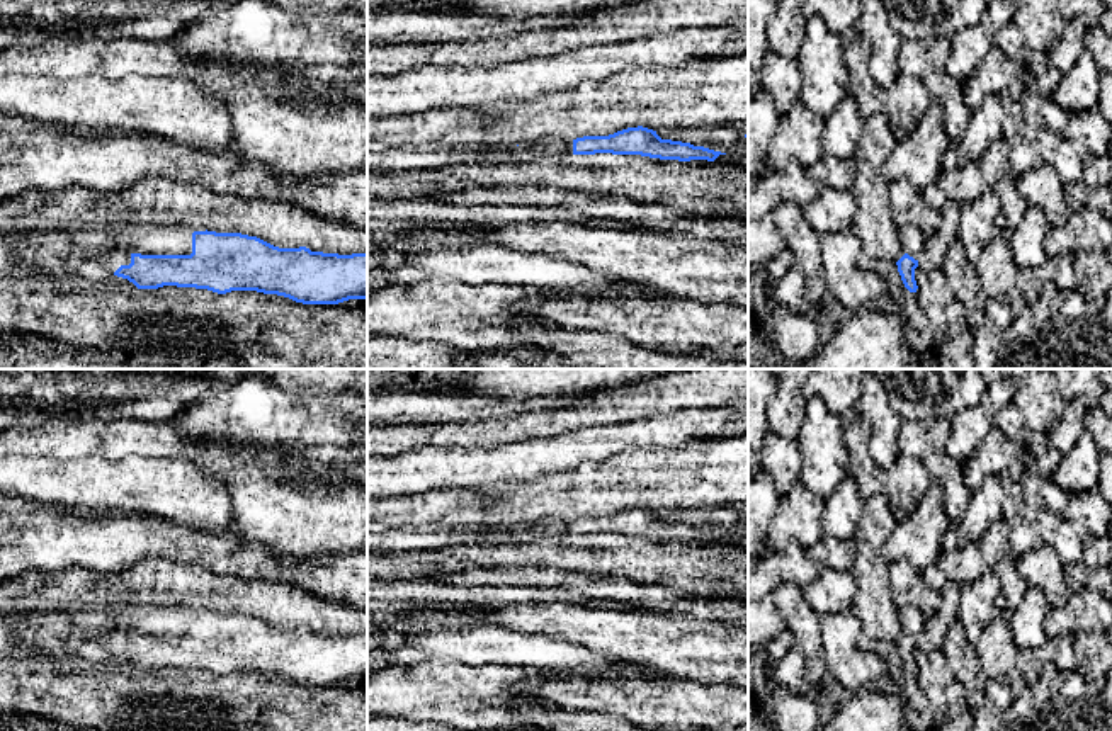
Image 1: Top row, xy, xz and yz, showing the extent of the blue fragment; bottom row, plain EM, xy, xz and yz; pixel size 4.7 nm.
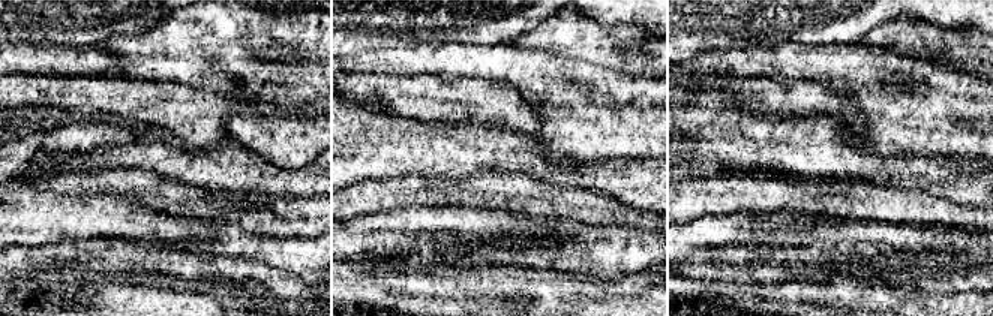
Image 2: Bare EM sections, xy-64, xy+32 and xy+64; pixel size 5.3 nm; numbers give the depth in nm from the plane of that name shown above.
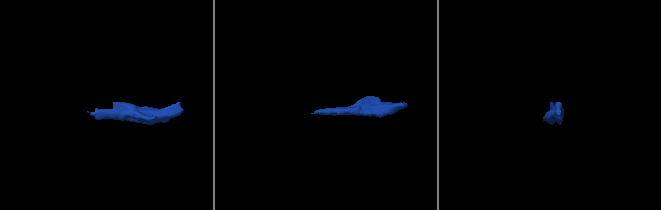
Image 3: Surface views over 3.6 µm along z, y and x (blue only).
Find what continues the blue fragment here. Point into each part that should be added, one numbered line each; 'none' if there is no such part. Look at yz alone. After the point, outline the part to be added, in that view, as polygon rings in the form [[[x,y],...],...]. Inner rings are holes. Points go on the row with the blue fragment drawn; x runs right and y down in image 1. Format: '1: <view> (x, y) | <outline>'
1: yz (912, 238) | [[[905,226],[899,230],[899,241],[903,255],[908,253],[915,260],[923,257],[925,235],[915,226]]]

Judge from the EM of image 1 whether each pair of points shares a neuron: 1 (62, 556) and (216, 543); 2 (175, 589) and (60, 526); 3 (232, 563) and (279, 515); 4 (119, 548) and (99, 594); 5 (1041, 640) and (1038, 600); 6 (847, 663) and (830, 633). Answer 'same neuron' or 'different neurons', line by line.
1: same neuron
2: different neurons
3: different neurons
4: different neurons
5: same neuron
6: same neuron

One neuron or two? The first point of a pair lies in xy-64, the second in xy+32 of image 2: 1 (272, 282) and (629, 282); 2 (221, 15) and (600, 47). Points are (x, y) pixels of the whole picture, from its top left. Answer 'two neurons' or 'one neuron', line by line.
1: two neurons
2: one neuron

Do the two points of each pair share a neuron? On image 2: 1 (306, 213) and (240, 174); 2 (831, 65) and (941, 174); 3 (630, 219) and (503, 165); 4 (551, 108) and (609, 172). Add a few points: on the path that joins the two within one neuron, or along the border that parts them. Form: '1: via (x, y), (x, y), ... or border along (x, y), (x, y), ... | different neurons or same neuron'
1: border along (281, 195), (315, 198) | different neurons
2: border along (888, 158), (932, 158), (935, 160) | different neurons
3: border along (485, 168), (527, 172), (552, 184) | different neurons
4: border along (599, 160), (636, 162) | different neurons

